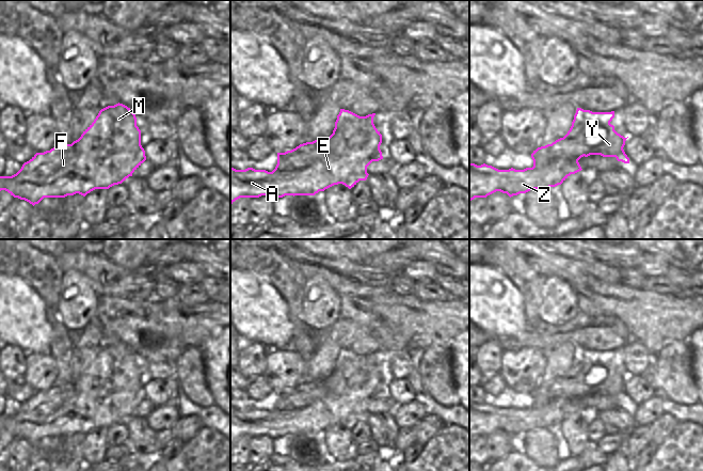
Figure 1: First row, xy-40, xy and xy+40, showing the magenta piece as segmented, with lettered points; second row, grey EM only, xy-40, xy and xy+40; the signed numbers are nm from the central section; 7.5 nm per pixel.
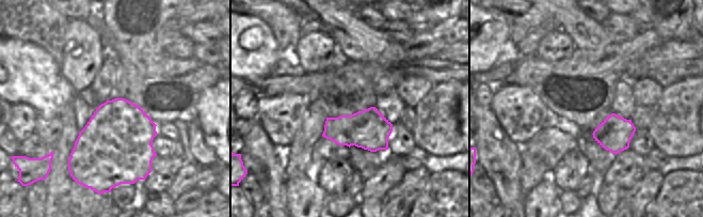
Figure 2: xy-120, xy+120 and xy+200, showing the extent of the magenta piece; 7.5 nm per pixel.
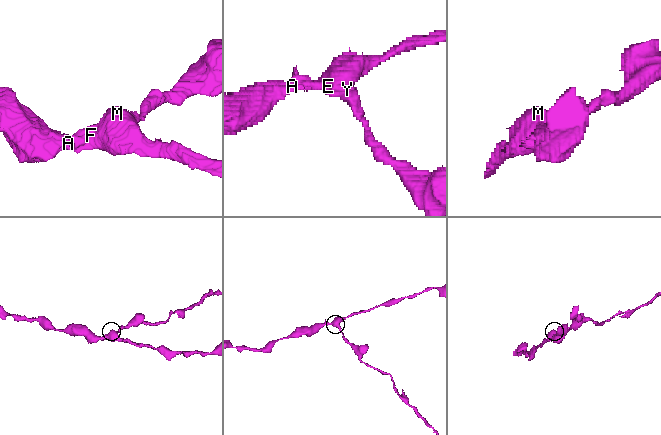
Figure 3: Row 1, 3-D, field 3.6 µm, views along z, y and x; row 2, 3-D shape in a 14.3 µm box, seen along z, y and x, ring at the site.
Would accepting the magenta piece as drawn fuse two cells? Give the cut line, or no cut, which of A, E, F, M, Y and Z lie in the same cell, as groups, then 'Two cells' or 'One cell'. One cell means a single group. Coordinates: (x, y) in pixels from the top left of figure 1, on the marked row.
Split along xy (367, 132), (361, 145), (333, 150), (328, 144). Groups: A E F M Z / Y. Two cells.

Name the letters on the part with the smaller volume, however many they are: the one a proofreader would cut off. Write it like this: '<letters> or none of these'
Y

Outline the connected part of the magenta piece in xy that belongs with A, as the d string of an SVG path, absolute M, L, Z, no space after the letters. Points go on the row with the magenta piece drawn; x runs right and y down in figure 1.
M340 109L339 114L337 115L333 132L340 131L348 139L351 139L355 134L366 131L367 141L362 146L351 146L348 144L345 148L334 151L329 145L329 138L325 138L323 140L315 140L313 142L300 144L295 148L285 153L277 153L277 164L272 172L268 172L266 170L255 170L253 168L236 170L230 167L230 204L240 198L259 198L261 195L266 195L272 200L276 200L285 195L315 195L319 191L324 191L334 185L342 184L351 189L360 180L366 180L369 175L367 173L367 167L372 161L383 159L382 152L380 150L382 135L373 124L374 115L376 113L360 116L345 109Z

